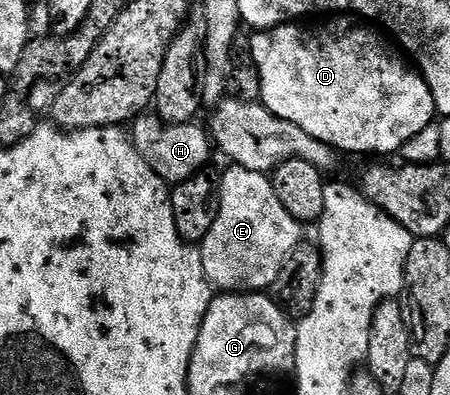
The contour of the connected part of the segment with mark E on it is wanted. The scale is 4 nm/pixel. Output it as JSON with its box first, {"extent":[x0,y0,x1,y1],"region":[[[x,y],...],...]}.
{"extent":[200,164,303,293],"region":[[[236,164],[229,166],[226,174],[221,174],[218,183],[218,214],[216,223],[212,223],[212,231],[200,242],[204,275],[211,286],[222,293],[257,293],[269,290],[276,283],[276,275],[280,275],[280,267],[292,255],[298,245],[303,244],[303,226],[280,203],[274,190],[274,182],[265,173],[248,171]]]}

